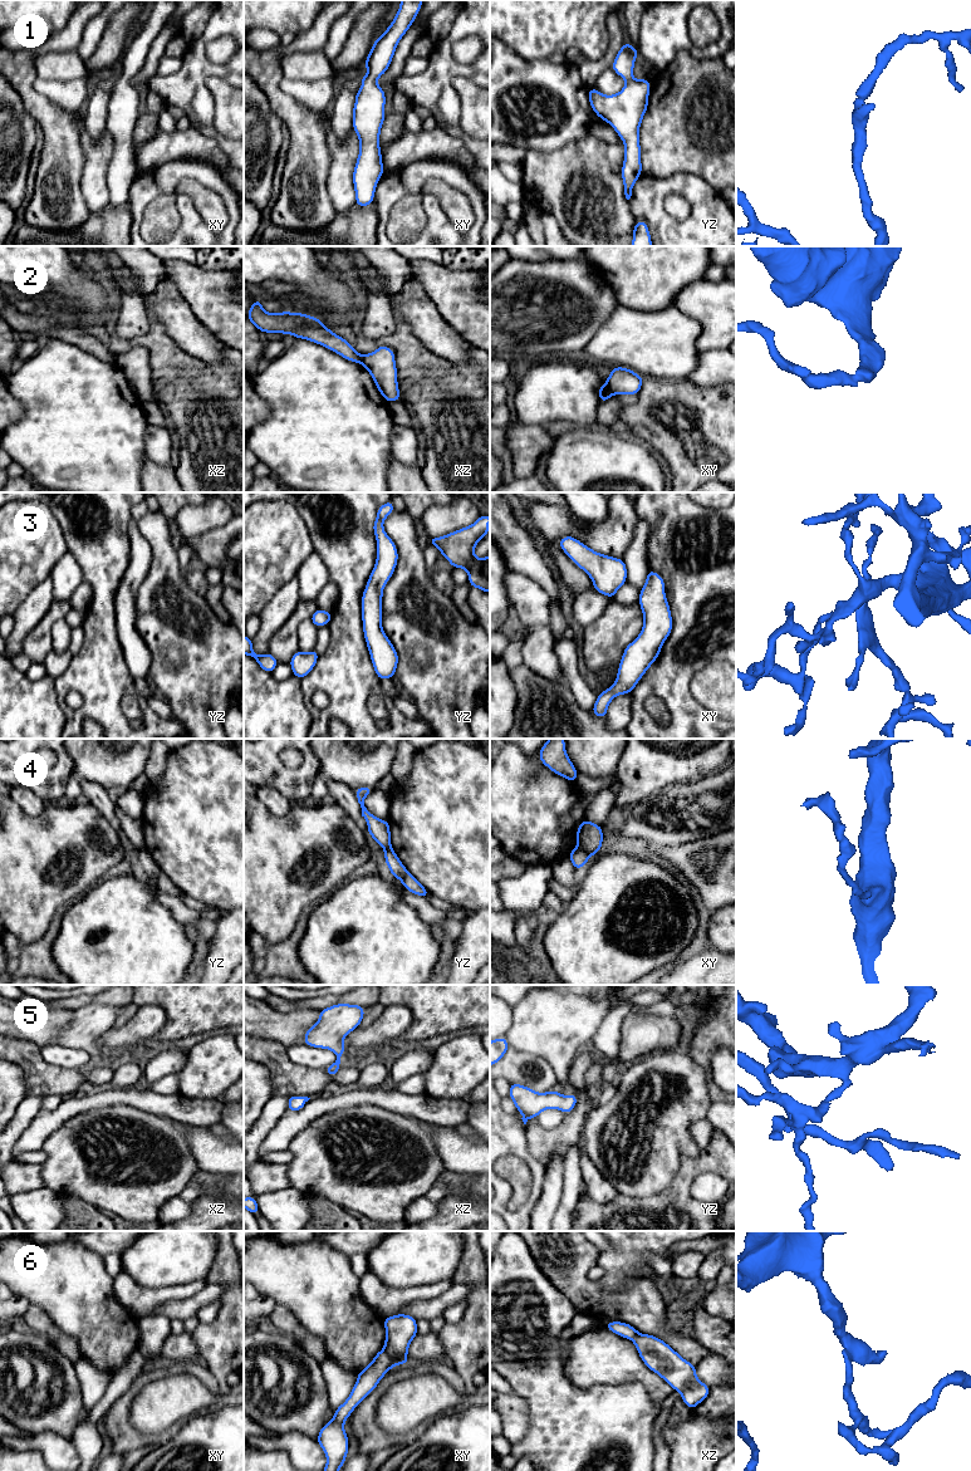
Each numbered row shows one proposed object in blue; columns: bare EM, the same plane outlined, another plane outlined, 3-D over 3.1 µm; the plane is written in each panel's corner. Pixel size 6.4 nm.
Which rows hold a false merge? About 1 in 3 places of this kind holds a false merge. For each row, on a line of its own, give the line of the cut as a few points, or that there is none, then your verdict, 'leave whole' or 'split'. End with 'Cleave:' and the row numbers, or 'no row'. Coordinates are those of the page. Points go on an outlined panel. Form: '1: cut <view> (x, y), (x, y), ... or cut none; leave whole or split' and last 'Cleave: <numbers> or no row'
1: cut none; leave whole
2: cut xy (606, 383), (612, 393); split
3: cut none; leave whole
4: cut xy (578, 846), (591, 853); split
5: cut none; leave whole
6: cut xy (385, 1348), (393, 1366); split
Cleave: 2, 4, 6

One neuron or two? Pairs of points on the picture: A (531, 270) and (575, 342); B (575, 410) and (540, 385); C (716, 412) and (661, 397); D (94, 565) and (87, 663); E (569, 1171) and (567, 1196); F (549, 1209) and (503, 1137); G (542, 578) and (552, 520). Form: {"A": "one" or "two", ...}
{"A": "one", "B": "one", "C": "one", "D": "one", "E": "one", "F": "two", "G": "two"}

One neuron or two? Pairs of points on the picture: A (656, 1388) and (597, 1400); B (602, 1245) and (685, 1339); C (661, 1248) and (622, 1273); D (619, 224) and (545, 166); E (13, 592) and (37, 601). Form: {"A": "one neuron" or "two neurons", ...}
{"A": "two neurons", "B": "two neurons", "C": "one neuron", "D": "one neuron", "E": "two neurons"}

